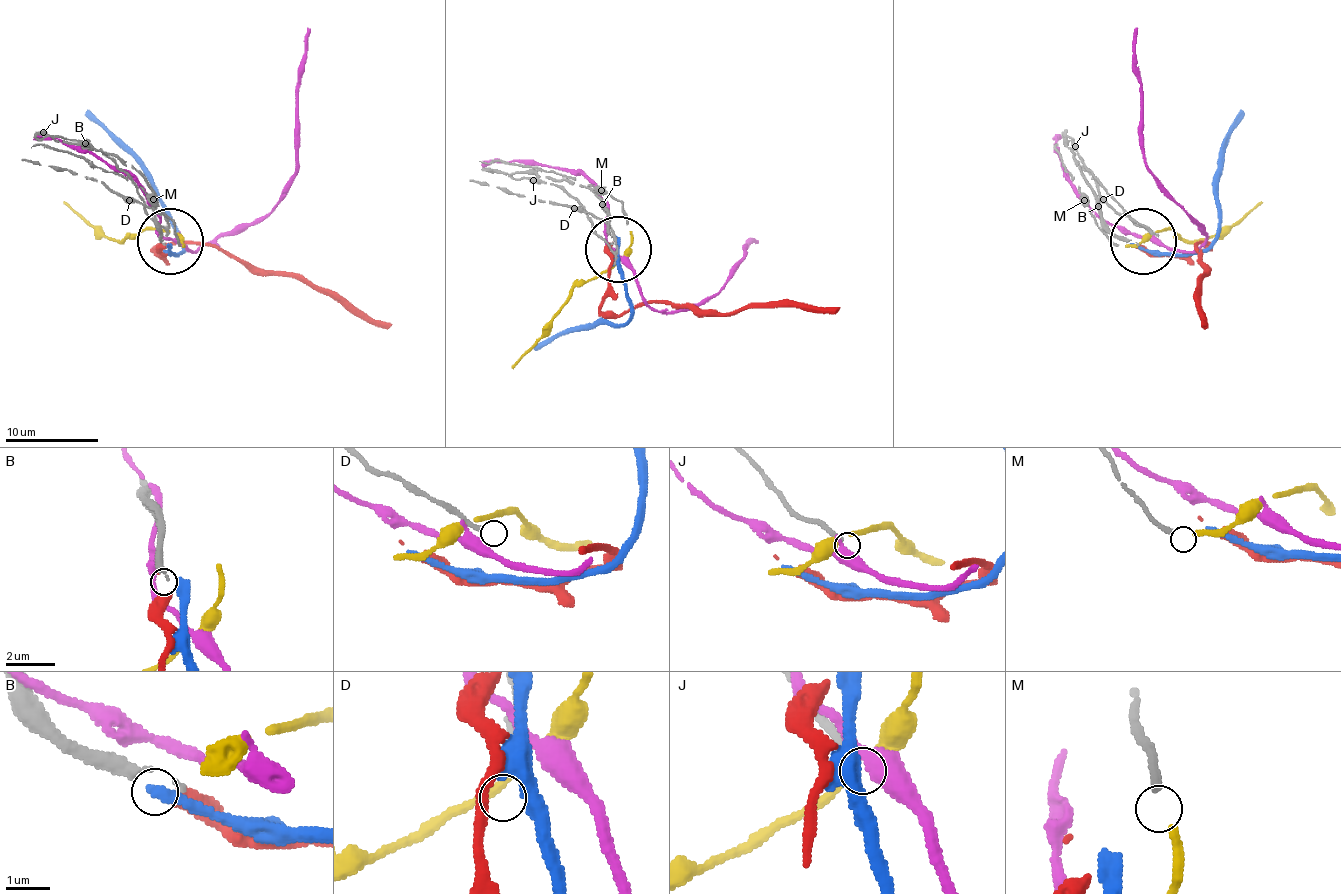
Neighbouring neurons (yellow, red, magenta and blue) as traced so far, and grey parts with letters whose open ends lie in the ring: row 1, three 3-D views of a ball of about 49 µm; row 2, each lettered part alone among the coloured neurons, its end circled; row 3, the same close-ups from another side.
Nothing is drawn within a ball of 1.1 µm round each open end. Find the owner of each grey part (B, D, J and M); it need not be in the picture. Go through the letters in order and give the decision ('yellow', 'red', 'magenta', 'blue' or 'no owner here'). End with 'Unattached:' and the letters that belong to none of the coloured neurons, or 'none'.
B: red
D: no owner here
J: no owner here
M: yellow
Unattached: D, J

